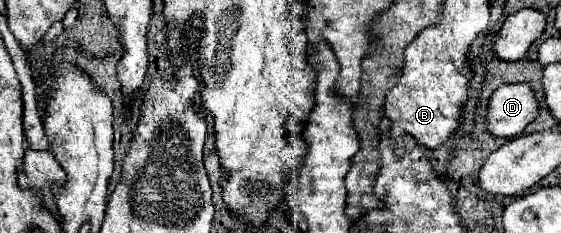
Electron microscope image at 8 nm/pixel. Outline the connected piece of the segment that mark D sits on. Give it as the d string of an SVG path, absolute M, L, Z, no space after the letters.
M501 85L487 105L487 129L493 137L513 139L537 117L537 99L529 85Z

